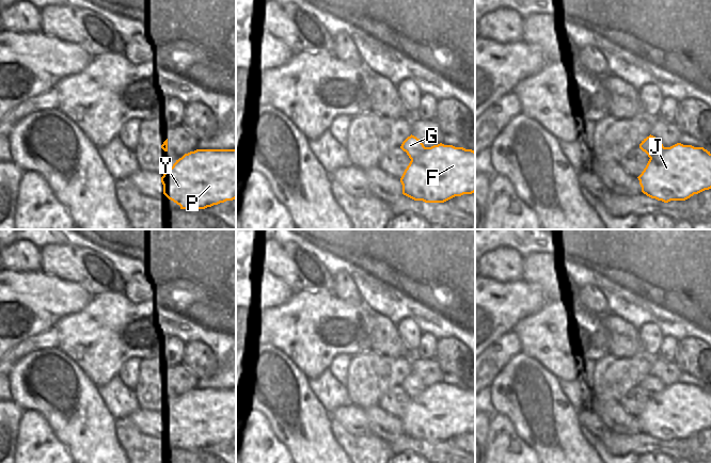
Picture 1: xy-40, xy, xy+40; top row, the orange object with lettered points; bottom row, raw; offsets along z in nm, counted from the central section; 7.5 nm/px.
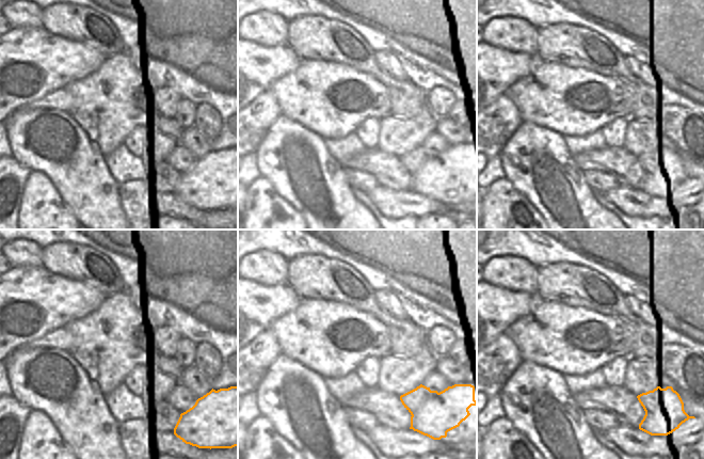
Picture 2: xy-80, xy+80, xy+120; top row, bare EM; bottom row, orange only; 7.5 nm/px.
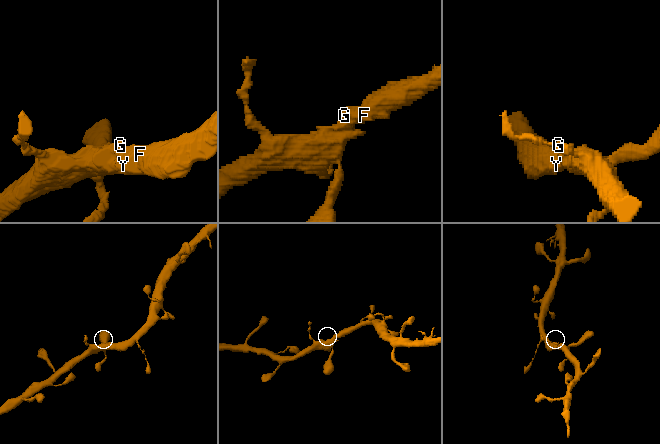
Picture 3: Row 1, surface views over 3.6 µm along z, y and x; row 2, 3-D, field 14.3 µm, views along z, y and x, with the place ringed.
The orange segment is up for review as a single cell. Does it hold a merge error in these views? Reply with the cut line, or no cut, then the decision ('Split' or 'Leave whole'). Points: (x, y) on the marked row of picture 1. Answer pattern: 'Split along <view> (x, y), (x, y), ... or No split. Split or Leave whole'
No split. Leave whole

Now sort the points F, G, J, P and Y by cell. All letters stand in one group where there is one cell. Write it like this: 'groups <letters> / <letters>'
groups F G J P Y

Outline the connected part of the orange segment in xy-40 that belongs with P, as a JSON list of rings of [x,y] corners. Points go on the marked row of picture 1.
[[[196,149],[176,160],[161,177],[163,194],[180,209],[205,209],[236,198],[236,149]]]

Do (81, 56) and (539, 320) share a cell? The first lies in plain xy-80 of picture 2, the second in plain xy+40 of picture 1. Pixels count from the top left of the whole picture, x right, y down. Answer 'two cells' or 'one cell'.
two cells

